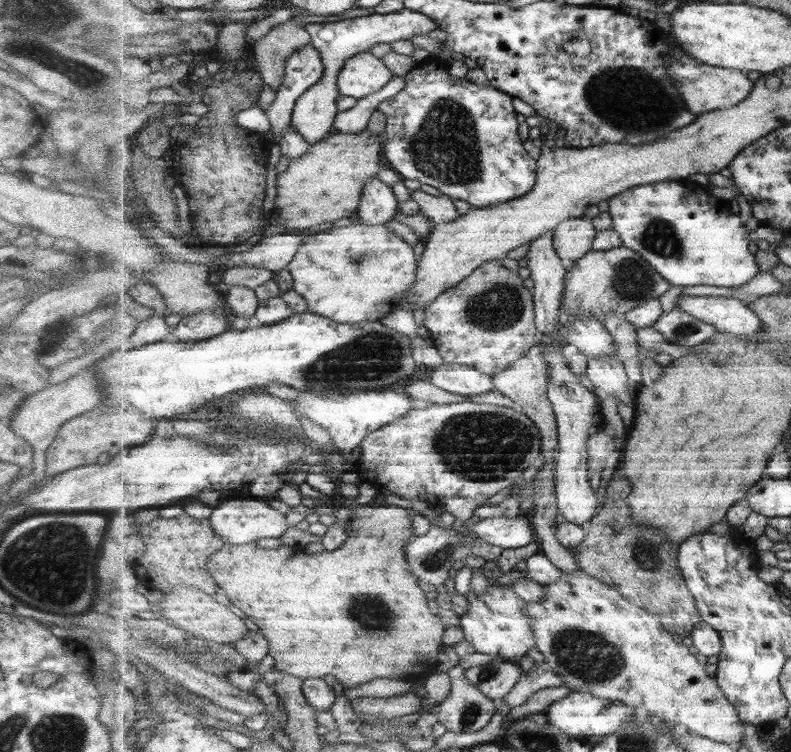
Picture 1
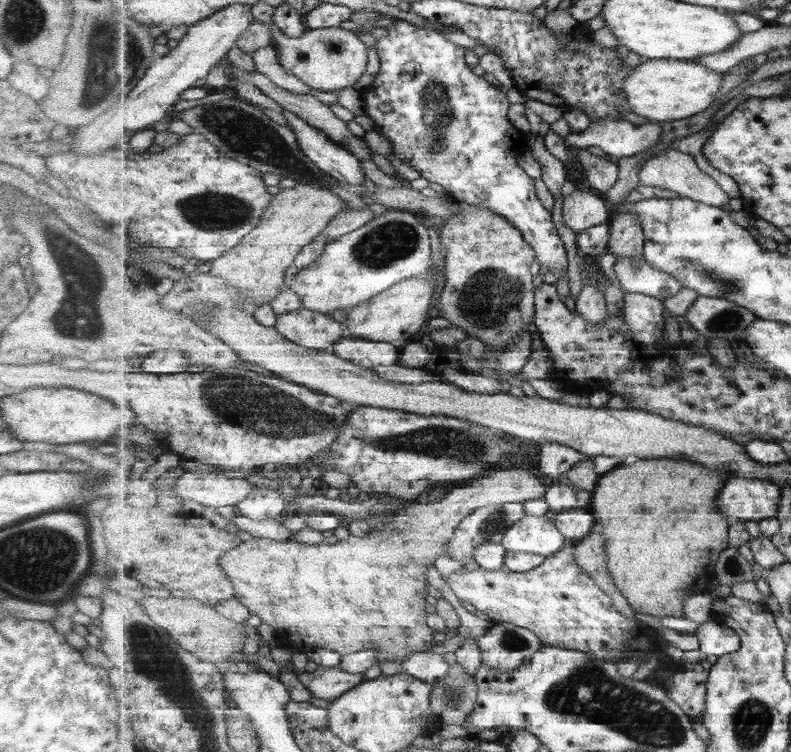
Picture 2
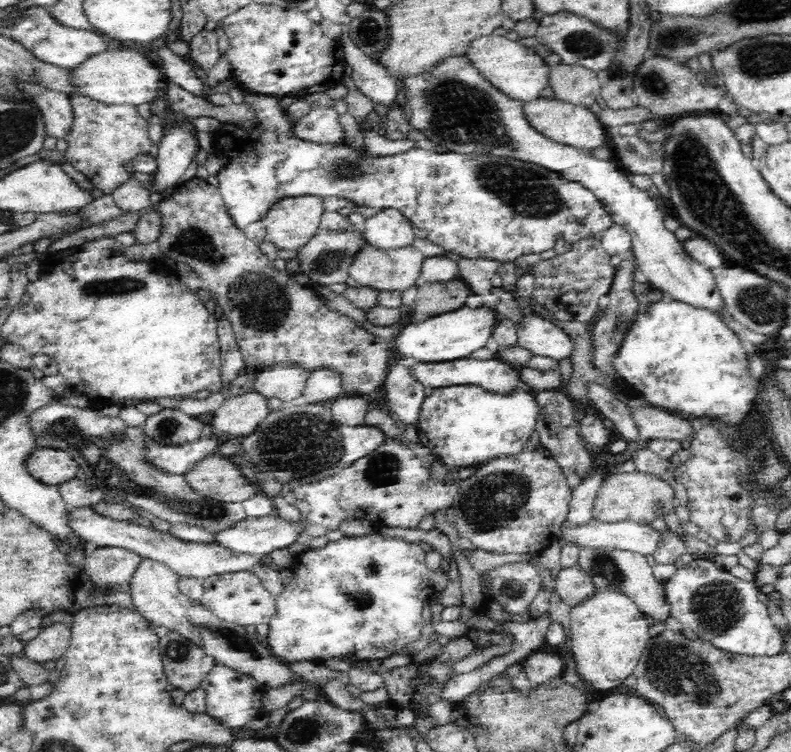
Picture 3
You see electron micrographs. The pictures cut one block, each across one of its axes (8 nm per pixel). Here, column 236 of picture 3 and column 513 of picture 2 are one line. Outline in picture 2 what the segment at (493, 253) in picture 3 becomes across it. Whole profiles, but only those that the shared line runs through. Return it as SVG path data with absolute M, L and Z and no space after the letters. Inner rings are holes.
M395 21L395 23L387 27L388 33L385 37L377 39L377 53L380 58L380 68L378 74L375 76L373 82L362 89L362 95L364 96L365 106L367 109L367 115L379 126L380 132L390 141L392 145L392 152L395 157L400 159L403 163L410 165L413 169L420 173L420 176L425 178L428 182L436 182L441 185L453 198L455 202L466 202L473 206L486 206L489 210L495 211L497 214L505 217L515 228L522 231L524 238L535 249L537 254L537 262L543 266L547 266L548 271L552 272L557 277L561 274L561 271L569 266L569 258L567 258L567 250L565 250L565 244L563 240L559 238L559 232L553 224L553 218L551 218L551 211L547 210L539 196L537 196L537 188L535 188L535 180L519 166L519 156L528 150L529 140L526 137L527 134L519 130L508 117L510 106L512 105L507 98L507 91L503 92L497 86L491 85L491 82L487 82L483 76L477 76L473 73L471 68L473 66L465 62L465 48L463 46L455 46L451 44L441 31L435 29L428 29L412 22L407 21ZM381 104L389 104L392 108L391 111L381 112L379 106Z

